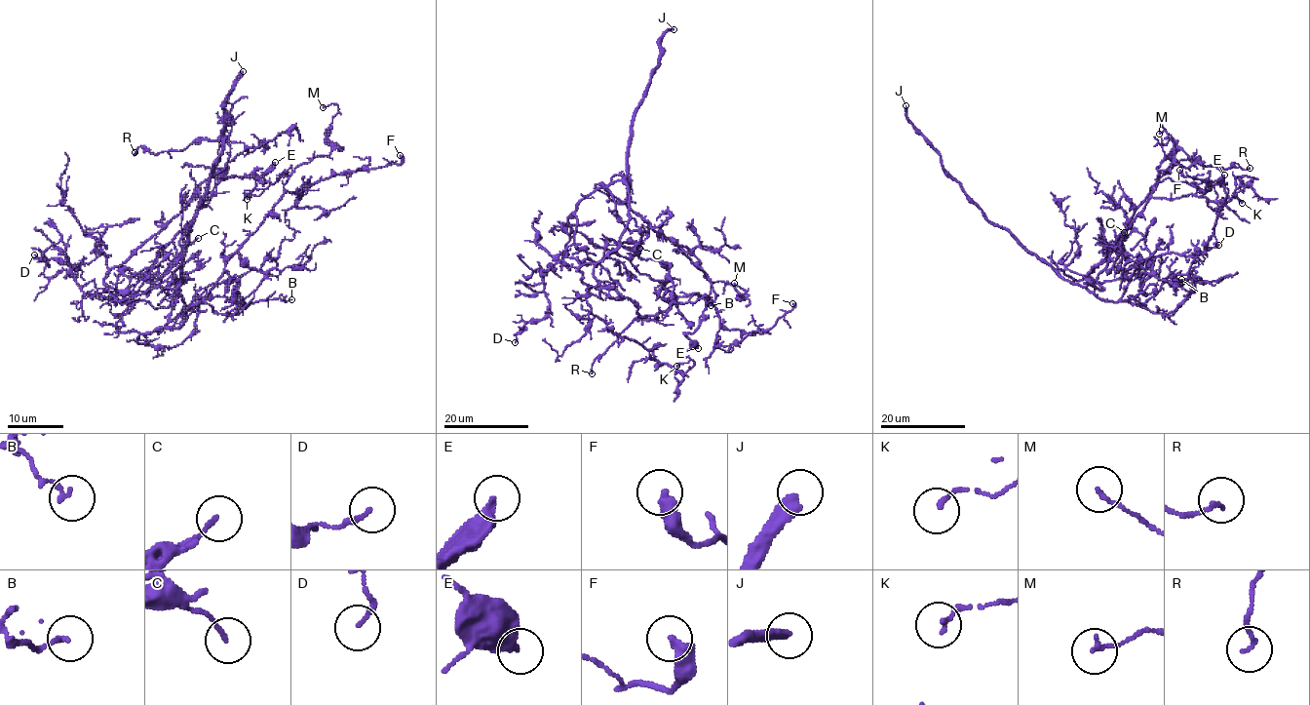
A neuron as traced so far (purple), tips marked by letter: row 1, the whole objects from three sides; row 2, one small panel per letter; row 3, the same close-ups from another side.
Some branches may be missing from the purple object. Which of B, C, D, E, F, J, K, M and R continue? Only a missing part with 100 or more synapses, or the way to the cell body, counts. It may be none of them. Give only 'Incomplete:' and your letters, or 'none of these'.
Incomplete: J

